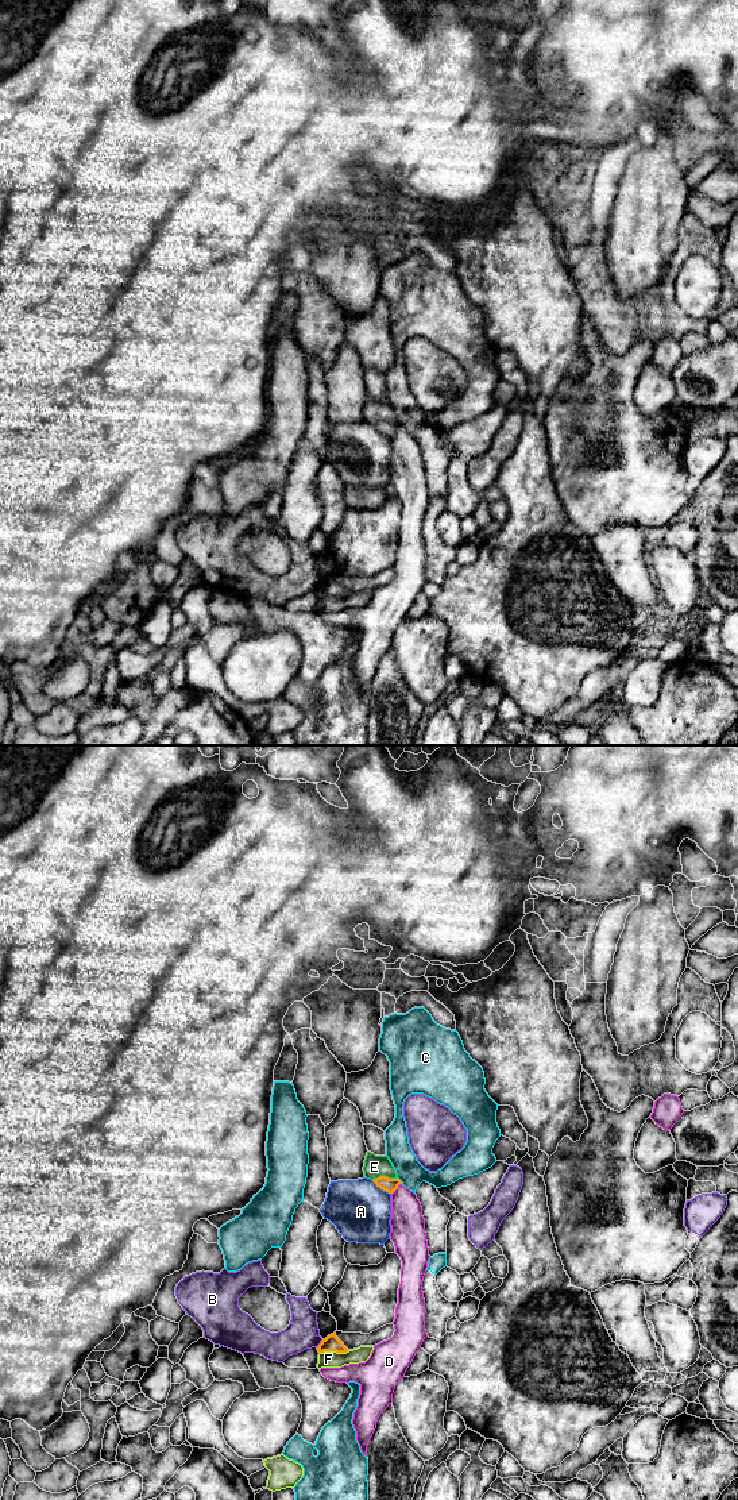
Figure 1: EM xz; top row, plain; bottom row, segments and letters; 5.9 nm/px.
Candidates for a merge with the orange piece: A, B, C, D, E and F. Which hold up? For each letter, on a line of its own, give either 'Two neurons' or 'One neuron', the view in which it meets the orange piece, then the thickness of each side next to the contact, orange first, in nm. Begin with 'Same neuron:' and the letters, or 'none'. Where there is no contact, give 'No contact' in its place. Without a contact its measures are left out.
Same neuron: E
A: Two neurons. Touches orange in xz. Thickness 80 nm (orange) against 360 nm
B: Two neurons. Touches orange in xz. Thickness 100 nm (orange) against 200 nm
C: Two neurons. Touches orange in xz. Thickness 80 nm (orange) against 160 nm
D: Two neurons. Touches orange in xz. Thickness 80 nm (orange) against 200 nm
E: One neuron. Touches orange in xz. Thickness 80 nm (orange) against 130 nm
F: Two neurons. Touches orange in xz. Thickness 100 nm (orange) against 100 nm

